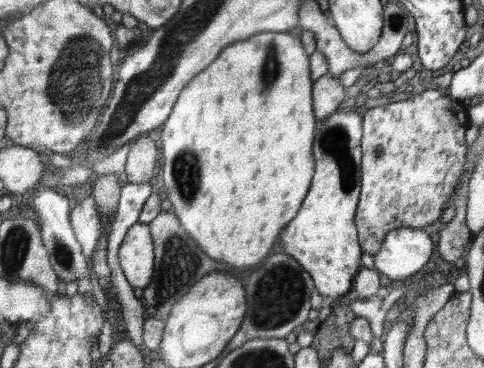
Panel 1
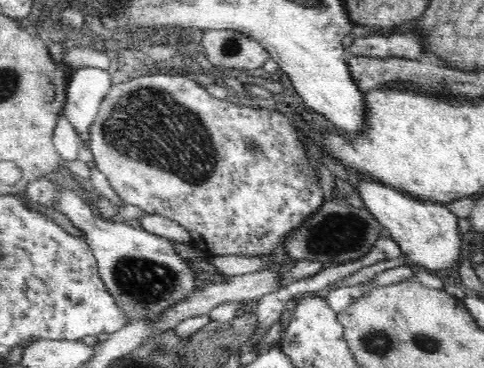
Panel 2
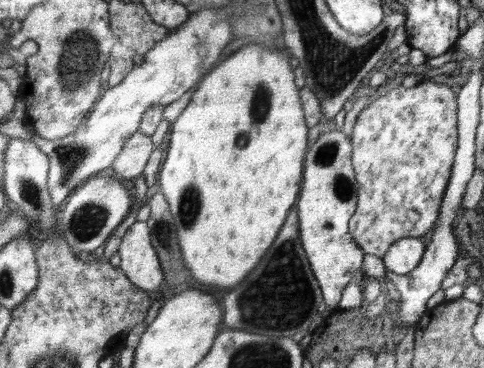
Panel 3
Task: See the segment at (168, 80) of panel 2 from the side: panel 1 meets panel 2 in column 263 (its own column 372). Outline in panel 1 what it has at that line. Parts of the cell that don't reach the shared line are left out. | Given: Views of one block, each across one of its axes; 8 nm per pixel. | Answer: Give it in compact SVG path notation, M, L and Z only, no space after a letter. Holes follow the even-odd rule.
M427 86L421 94L411 94L407 100L389 102L367 110L361 120L361 192L355 212L357 240L363 254L375 256L381 250L385 236L397 228L419 228L435 226L441 220L455 186L463 174L467 154L465 154L465 130L467 130L467 108L453 100L445 90Z

